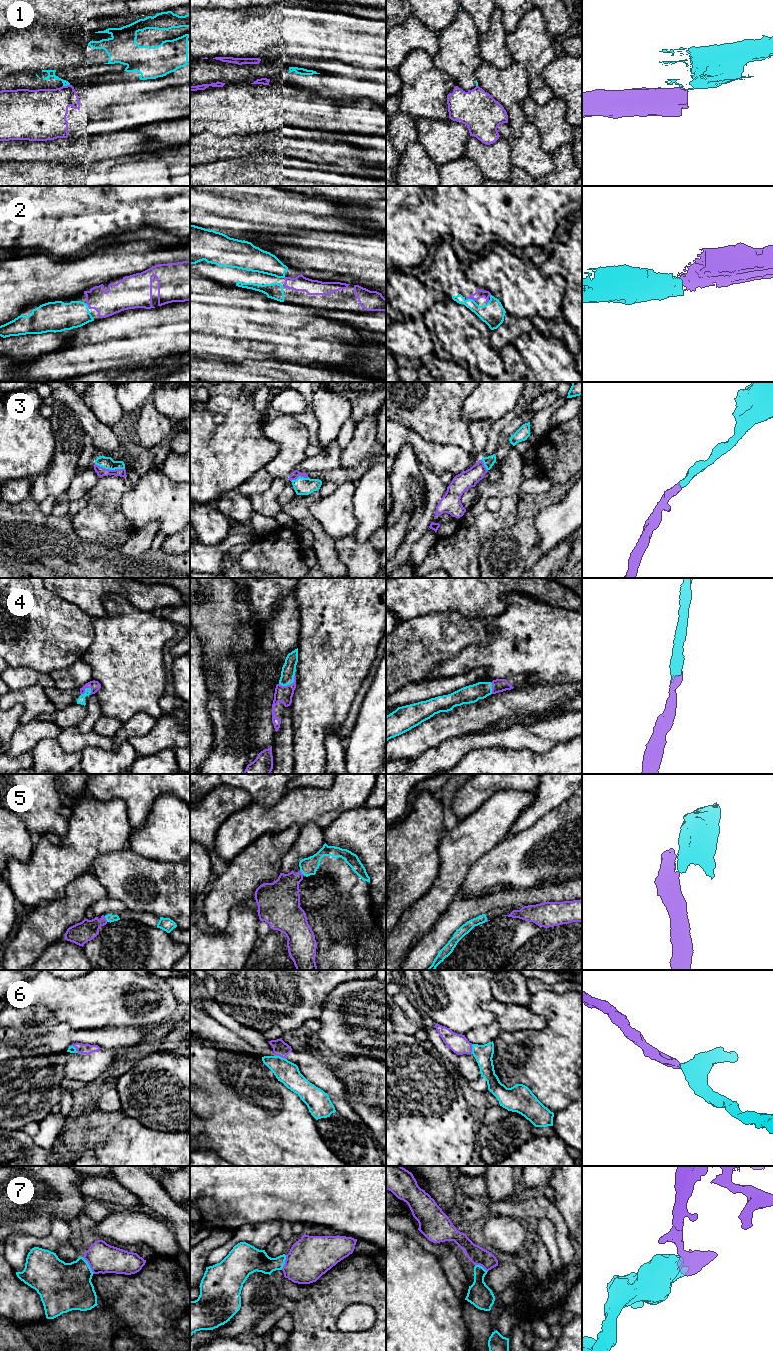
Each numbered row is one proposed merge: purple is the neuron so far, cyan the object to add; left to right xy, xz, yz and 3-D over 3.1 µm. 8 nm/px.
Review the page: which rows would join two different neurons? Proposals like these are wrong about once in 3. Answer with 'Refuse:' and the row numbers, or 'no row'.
Refuse: 1, 5, 7

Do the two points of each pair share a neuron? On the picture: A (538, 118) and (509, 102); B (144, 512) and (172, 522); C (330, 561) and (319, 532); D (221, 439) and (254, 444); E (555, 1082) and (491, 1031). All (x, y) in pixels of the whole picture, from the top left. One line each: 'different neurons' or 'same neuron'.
A: different neurons
B: same neuron
C: same neuron
D: same neuron
E: different neurons

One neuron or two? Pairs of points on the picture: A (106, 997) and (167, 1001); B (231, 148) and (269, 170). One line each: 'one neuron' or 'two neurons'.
A: one neuron
B: two neurons

